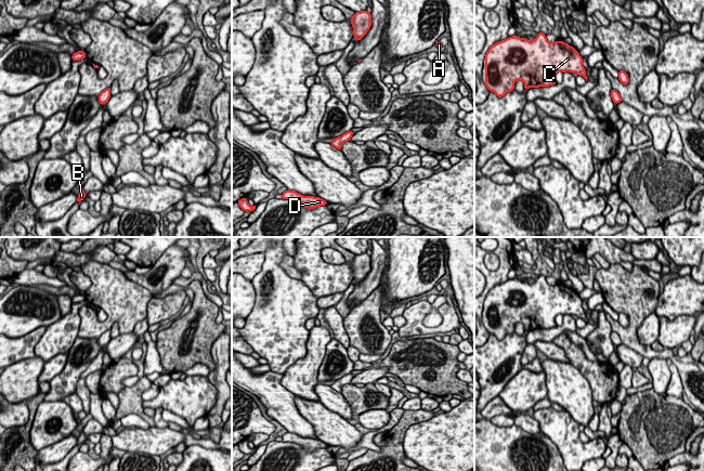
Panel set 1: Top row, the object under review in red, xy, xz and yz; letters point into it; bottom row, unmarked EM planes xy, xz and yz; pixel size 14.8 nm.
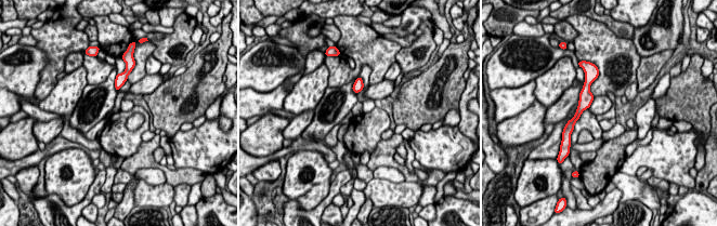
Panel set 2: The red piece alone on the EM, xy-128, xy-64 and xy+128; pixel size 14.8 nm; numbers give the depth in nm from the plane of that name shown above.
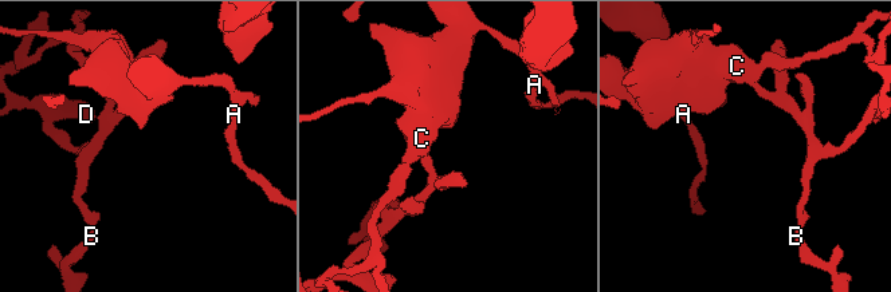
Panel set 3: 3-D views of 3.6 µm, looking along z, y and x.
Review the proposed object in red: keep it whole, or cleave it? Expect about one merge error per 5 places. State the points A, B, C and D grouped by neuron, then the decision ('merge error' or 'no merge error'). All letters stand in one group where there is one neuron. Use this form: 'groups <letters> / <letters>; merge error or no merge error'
groups A B C D; no merge error

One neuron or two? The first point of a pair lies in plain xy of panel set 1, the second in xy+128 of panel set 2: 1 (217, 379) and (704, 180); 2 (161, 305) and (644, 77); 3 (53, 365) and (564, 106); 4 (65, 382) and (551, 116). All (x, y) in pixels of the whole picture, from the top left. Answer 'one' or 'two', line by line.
1: one
2: one
3: one
4: two

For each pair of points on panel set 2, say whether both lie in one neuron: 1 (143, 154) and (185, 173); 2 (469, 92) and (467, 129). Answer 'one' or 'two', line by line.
1: one
2: one

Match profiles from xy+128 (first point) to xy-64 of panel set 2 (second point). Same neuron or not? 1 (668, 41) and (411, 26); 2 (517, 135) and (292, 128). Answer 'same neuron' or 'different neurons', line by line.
1: same neuron
2: different neurons

